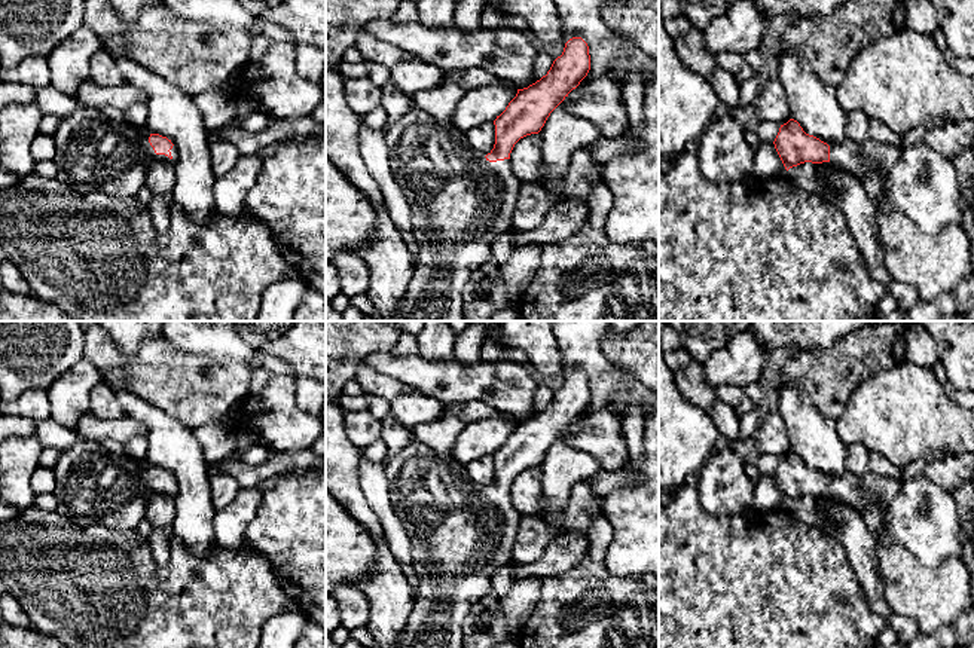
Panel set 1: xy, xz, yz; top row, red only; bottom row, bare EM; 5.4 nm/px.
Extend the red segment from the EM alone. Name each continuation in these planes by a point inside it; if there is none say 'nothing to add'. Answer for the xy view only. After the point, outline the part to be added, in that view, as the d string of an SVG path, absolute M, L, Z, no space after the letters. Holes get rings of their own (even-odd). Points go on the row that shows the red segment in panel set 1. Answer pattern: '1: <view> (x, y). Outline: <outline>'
1: xy (89, 153). Outline: M79 107L74 113L61 120L55 135L55 162L58 168L57 178L79 192L85 189L100 189L112 196L135 198L146 186L149 165L155 158L175 162L177 149L172 146L171 159L165 155L156 155L149 138L138 135L137 128L126 125L116 129L86 107Z

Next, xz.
1: xz (460, 202). Outline: M412 107L385 131L385 144L391 174L410 205L410 232L419 244L415 273L399 305L399 315L401 321L462 321L464 287L492 259L495 238L513 229L512 216L522 183L513 175L510 159L489 162L468 146L464 132L418 107Z

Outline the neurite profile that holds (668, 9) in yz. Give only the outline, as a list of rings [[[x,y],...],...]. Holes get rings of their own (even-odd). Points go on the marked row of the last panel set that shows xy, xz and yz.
[[[660,0],[659,1],[659,13],[666,21],[681,15],[681,7],[678,0]]]

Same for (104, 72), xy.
[[[104,48],[91,61],[91,80],[107,88],[119,86],[123,82],[115,58]]]

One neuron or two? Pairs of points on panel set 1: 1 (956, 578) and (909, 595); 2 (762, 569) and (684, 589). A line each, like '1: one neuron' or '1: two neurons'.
1: one neuron
2: one neuron

